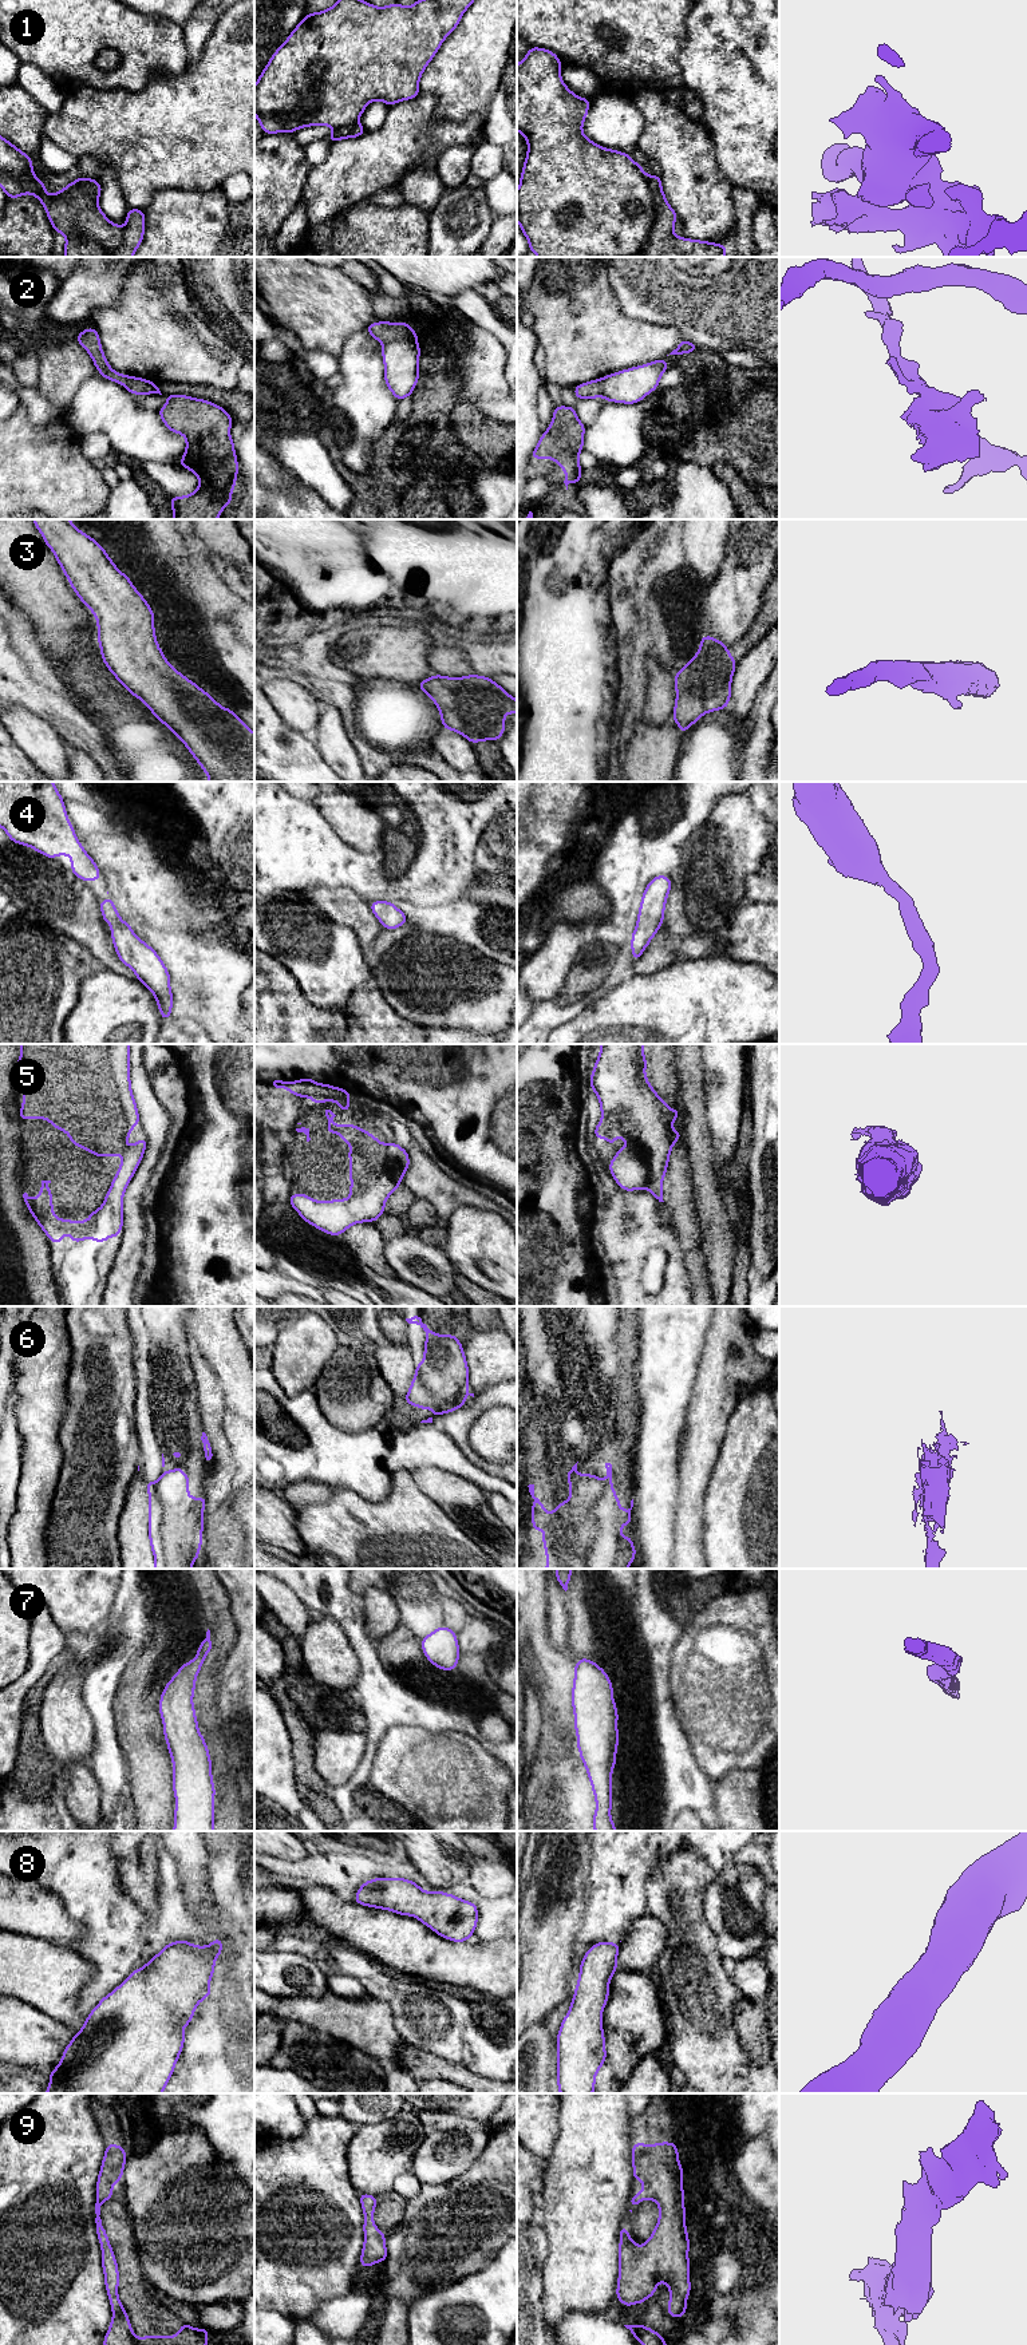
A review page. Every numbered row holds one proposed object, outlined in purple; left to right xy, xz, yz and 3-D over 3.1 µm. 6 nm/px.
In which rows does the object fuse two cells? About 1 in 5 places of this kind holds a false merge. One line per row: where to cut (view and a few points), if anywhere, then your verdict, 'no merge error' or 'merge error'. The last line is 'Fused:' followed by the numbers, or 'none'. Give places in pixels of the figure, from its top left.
1: cut yz (648, 176), (654, 225), (646, 244), (632, 256); merge error
2: cut none; no merge error
3: cut none; no merge error
4: cut none; no merge error
5: cut none; no merge error
6: cut xy (155, 1482), (155, 1493), (162, 1505), (161, 1539), (168, 1568); merge error
7: cut none; no merge error
8: cut none; no merge error
9: cut none; no merge error
Fused: 1, 6

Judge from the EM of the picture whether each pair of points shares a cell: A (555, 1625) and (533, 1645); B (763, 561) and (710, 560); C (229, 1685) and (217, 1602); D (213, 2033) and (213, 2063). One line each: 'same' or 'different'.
A: different
B: different
C: different
D: same

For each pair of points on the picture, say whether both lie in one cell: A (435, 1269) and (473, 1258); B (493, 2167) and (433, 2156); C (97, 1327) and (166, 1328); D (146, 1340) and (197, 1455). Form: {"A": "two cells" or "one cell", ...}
{"A": "two cells", "B": "two cells", "C": "two cells", "D": "one cell"}

